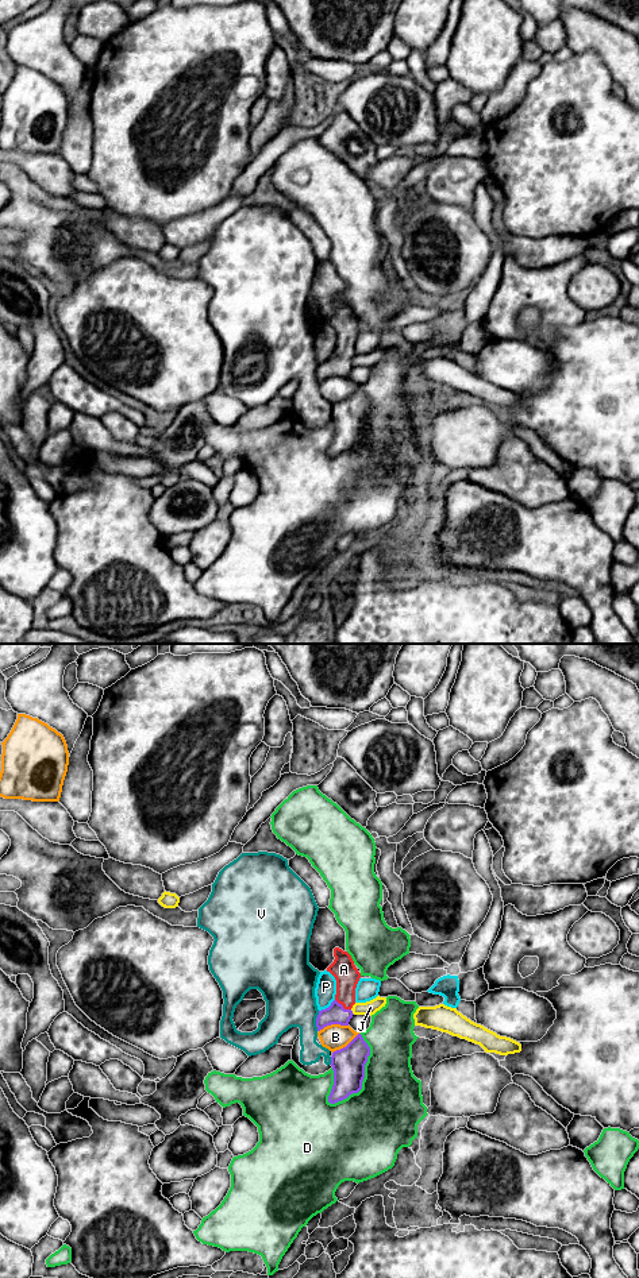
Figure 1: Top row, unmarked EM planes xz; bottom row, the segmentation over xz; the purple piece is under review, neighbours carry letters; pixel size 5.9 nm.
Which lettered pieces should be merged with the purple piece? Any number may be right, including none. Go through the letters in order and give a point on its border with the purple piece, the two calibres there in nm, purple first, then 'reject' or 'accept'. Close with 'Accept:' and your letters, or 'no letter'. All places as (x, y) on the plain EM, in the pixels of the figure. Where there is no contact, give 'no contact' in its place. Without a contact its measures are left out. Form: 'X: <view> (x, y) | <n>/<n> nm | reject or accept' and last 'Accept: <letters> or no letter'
A: xz (342, 359) | 120/140 nm | accept
B: xz (333, 375) | 120/160 nm | reject
D: xz (364, 428) | 190/400 nm | reject
J: xz (351, 365) | 120/80 nm | reject
P: xz (328, 359) | 120/130 nm | reject
V: xz (316, 373) | 120/300 nm | reject
Accept: A

